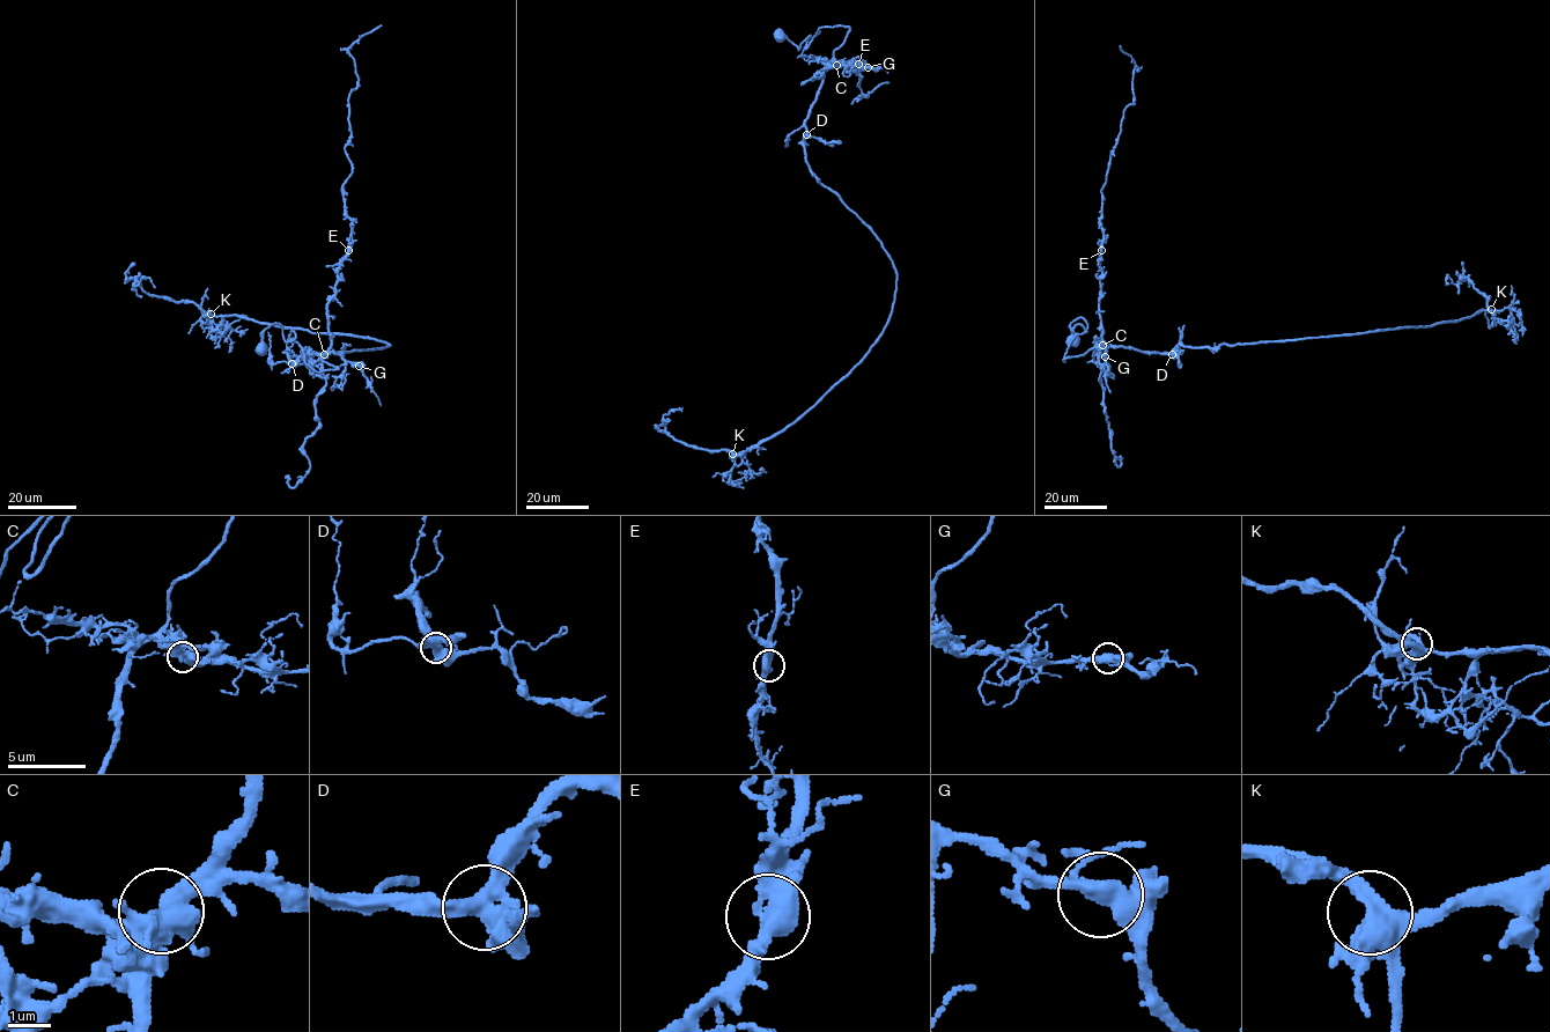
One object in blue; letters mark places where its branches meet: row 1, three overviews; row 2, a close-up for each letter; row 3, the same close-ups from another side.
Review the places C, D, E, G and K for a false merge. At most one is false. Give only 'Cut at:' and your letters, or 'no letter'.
Cut at: C

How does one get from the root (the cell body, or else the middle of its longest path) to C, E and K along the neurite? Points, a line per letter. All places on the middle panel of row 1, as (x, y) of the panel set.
C: (780, 37), (798, 50), (820, 28), (848, 26), (846, 41), (833, 51), (836, 65)
E: (780, 37), (798, 50), (820, 28), (848, 26), (833, 58), (839, 65), (858, 64)
K: (780, 37), (798, 50), (849, 28), (806, 162), (880, 243), (895, 299), (844, 376), (732, 454)

